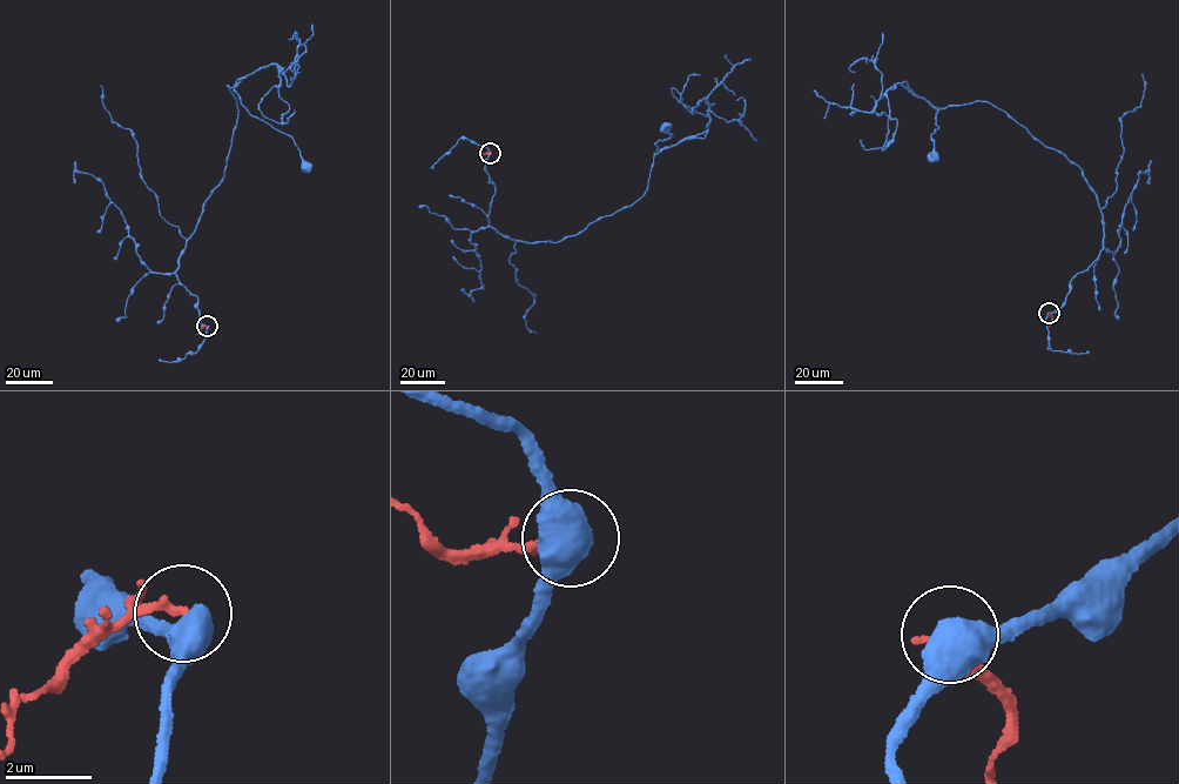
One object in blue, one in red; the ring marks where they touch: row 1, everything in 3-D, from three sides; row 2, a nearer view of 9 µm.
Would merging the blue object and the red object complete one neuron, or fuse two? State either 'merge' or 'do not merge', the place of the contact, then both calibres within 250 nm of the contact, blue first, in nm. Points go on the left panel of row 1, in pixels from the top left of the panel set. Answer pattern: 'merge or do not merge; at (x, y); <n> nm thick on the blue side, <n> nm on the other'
do not merge; at (207, 326); 500 nm thick on the blue side, 180 nm on the other

